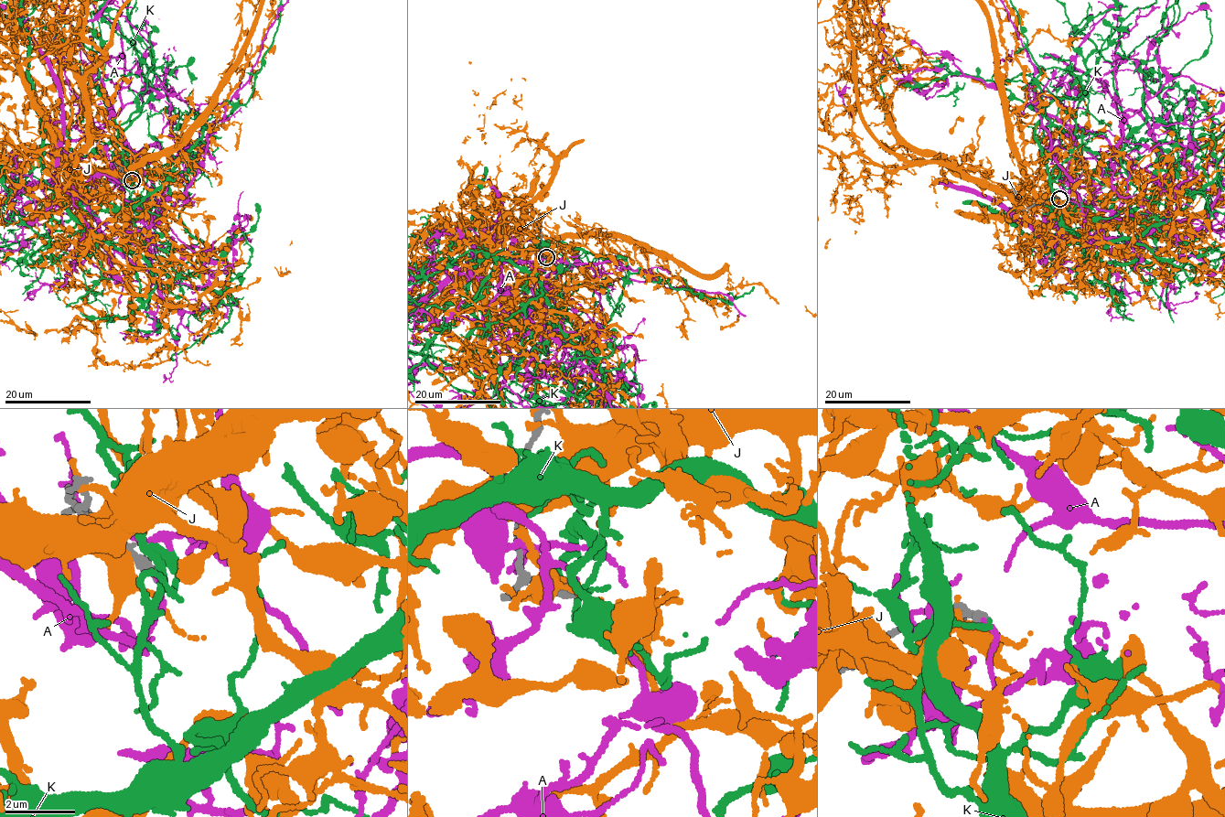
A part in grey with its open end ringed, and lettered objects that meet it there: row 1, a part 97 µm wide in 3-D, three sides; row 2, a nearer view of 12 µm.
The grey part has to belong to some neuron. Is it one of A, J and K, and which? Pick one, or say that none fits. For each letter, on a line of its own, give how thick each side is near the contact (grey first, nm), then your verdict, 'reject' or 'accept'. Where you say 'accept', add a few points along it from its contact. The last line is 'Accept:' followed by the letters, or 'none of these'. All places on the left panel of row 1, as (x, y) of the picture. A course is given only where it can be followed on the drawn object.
A: calibres 200 and 110 nm; reject
J: calibres 340 and 380 nm; reject
K: calibres 200 and 110 nm; reject
Accept: none of these

